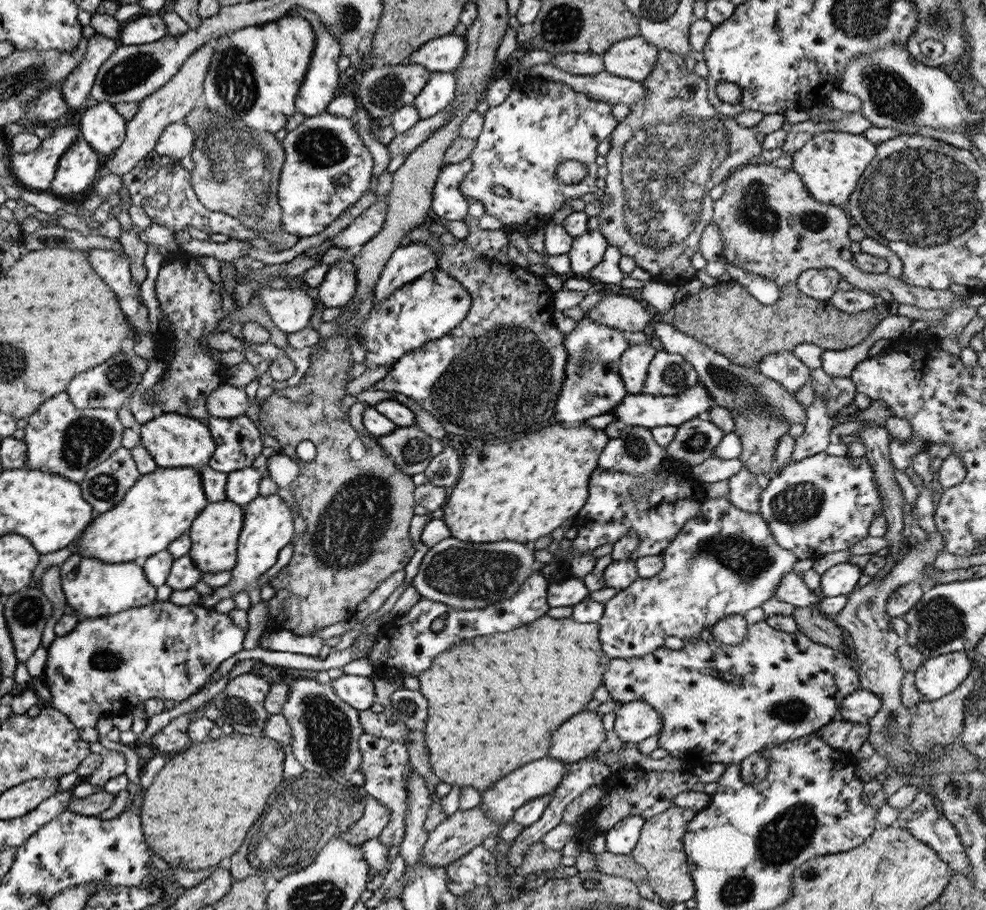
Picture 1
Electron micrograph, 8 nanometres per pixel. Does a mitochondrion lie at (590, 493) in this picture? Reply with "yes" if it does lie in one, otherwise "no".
no

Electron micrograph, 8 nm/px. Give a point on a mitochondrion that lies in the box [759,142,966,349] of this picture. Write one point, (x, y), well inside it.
(812, 221)

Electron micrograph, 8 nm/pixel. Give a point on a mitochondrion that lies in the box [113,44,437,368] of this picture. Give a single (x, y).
(240, 163)

